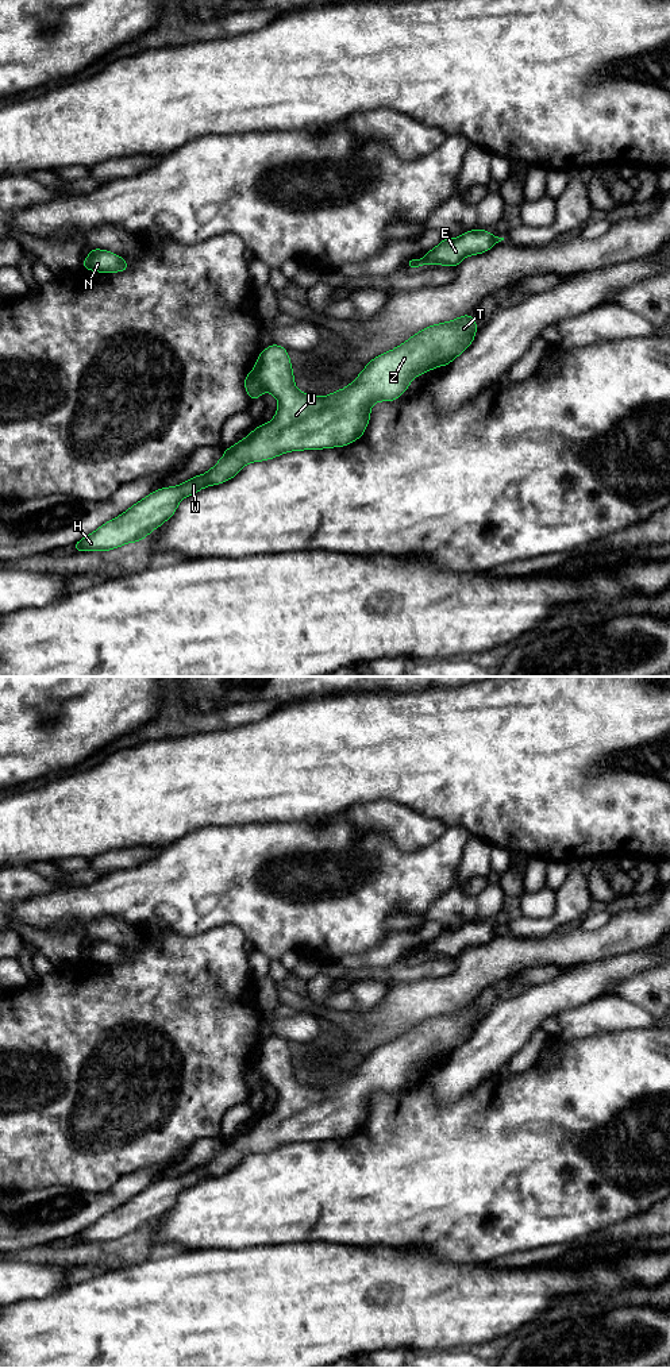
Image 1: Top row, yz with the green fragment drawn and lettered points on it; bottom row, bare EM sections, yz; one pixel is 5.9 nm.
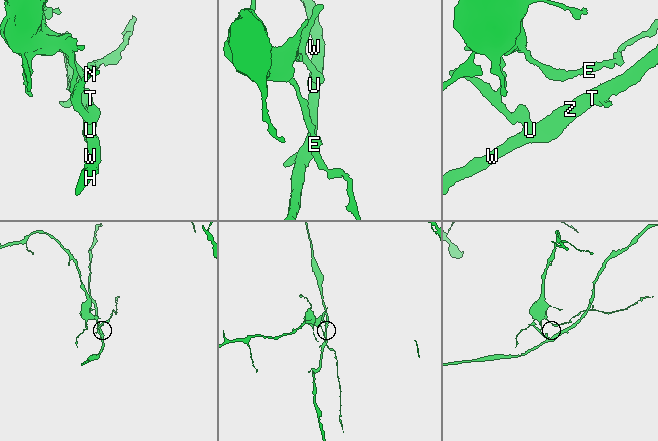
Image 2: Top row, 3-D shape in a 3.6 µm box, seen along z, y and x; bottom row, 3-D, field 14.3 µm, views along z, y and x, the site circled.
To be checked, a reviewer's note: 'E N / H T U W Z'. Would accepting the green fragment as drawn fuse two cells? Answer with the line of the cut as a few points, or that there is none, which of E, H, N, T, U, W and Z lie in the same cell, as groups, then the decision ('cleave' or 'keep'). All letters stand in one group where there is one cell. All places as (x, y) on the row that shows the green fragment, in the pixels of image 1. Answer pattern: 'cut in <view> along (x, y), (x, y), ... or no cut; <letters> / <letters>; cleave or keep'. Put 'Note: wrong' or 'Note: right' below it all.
cut in yz along (254, 370), (264, 388); E N / H T U W Z; cleave
Note: right

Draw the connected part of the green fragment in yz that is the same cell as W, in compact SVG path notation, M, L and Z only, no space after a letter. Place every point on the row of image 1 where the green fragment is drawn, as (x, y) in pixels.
M470 313L447 323L430 325L415 334L411 339L371 359L362 373L342 390L326 397L301 393L294 386L292 363L286 348L273 343L257 359L254 371L262 388L277 397L278 409L270 423L258 425L250 435L235 446L226 448L223 458L205 474L193 477L186 482L162 488L134 504L123 515L103 524L93 533L72 546L73 551L111 551L126 543L143 540L151 531L169 520L178 502L200 489L223 483L234 478L246 463L267 461L284 452L300 450L320 450L344 447L361 439L370 420L370 408L376 401L394 401L409 386L411 381L438 366L450 365L474 340L477 323Z

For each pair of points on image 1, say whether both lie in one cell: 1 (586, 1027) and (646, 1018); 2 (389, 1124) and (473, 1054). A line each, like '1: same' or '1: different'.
1: same
2: different

